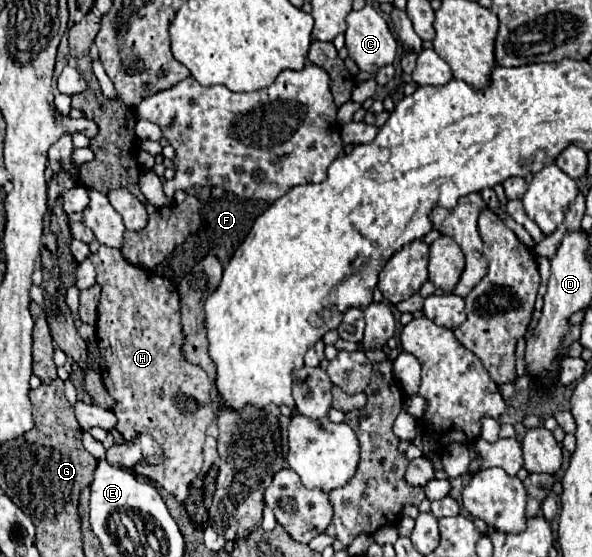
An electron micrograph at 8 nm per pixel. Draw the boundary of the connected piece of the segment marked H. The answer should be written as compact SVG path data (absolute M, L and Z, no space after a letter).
M100 246L98 252L90 254L90 260L96 268L96 282L102 286L96 340L100 350L100 372L104 378L104 386L108 394L116 400L116 408L112 410L118 418L116 430L124 436L126 442L132 442L140 432L146 432L162 446L162 464L138 463L133 470L154 482L156 486L168 490L178 502L184 502L188 486L202 468L202 448L206 442L206 430L214 424L216 412L212 402L210 378L200 366L190 364L182 354L184 334L180 322L178 290L170 280L126 262L118 248Z

